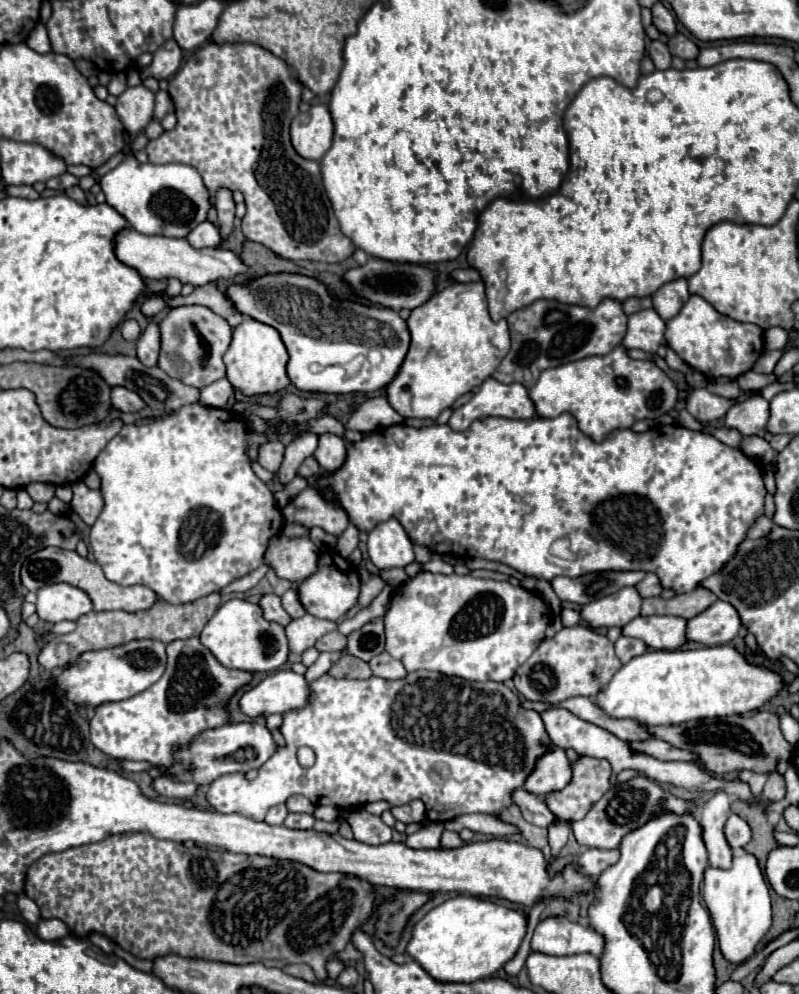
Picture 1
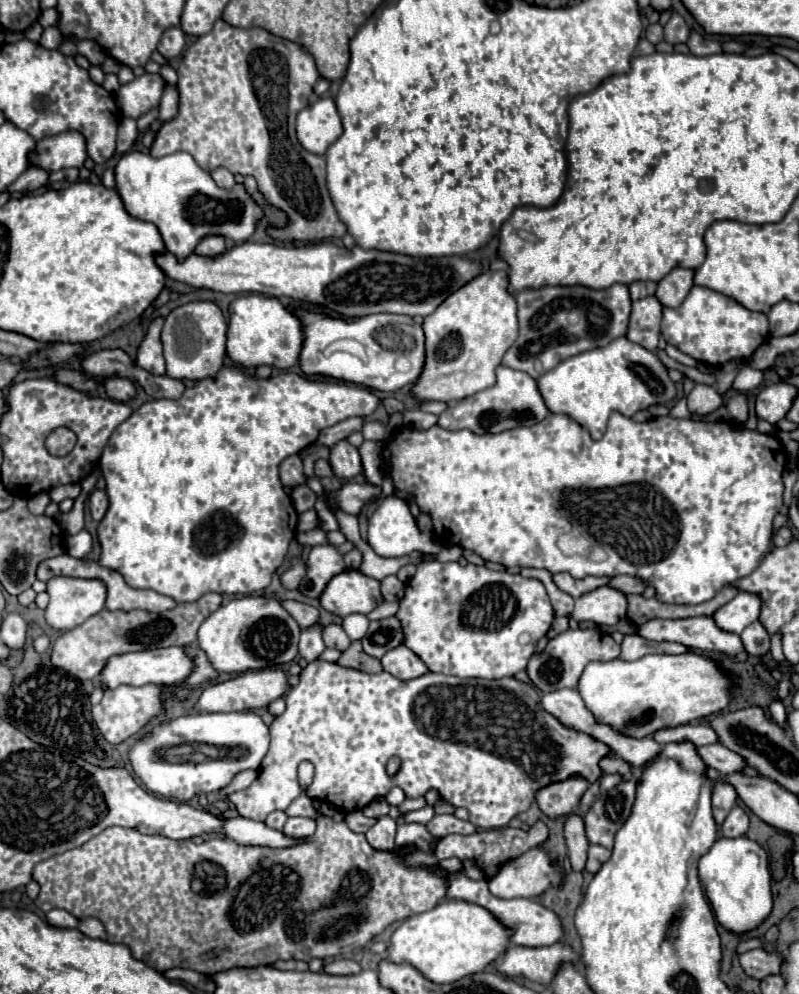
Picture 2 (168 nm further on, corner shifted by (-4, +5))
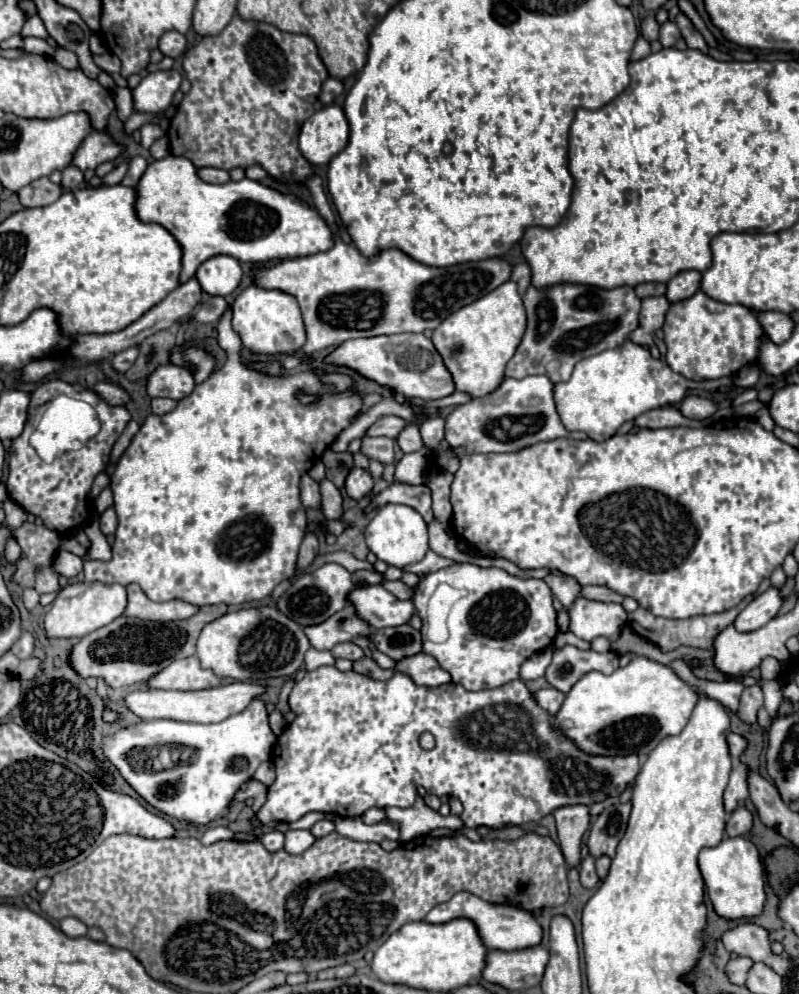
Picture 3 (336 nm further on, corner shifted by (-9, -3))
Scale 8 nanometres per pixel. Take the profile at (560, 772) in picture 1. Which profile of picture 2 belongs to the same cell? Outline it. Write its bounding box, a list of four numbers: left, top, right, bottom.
[537,777,589,819]

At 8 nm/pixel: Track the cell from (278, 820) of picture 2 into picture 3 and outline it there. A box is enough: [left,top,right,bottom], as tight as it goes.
[260,831,284,851]

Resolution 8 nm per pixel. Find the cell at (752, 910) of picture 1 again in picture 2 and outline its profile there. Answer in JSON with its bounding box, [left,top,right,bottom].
[699,837,773,933]

